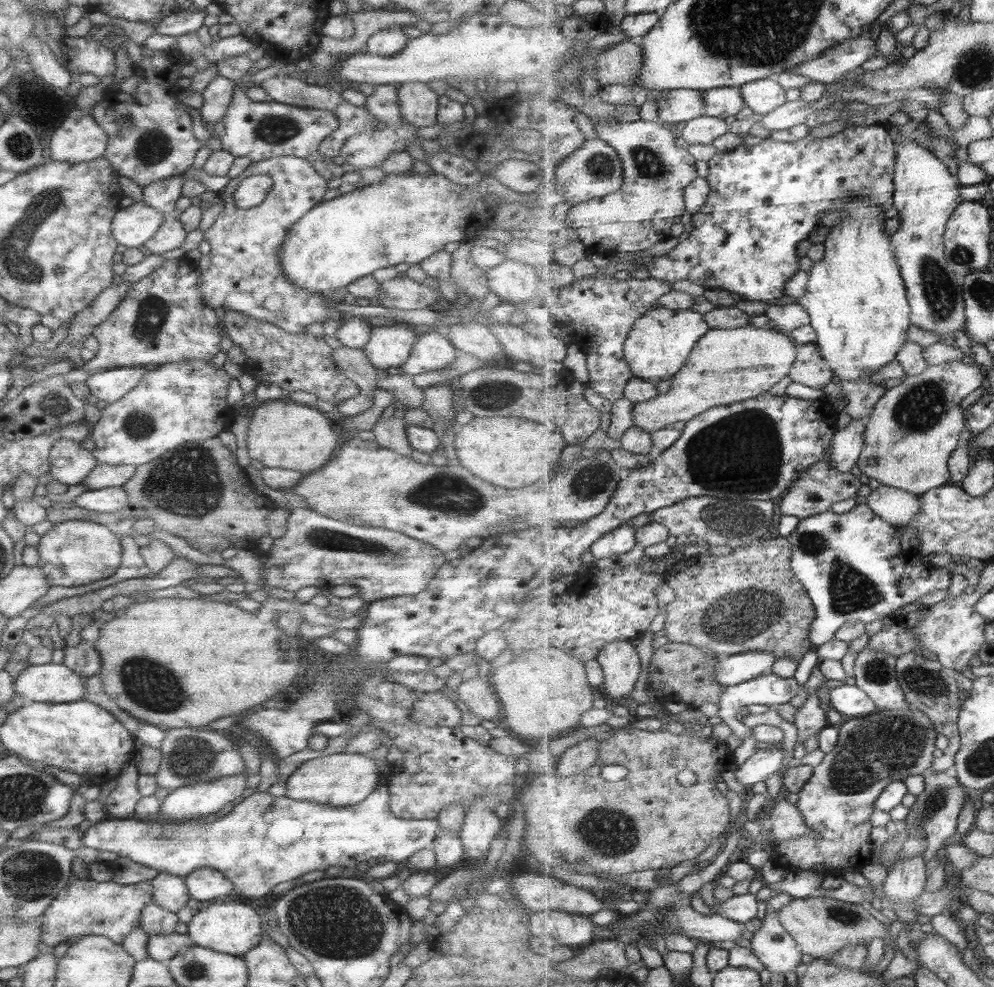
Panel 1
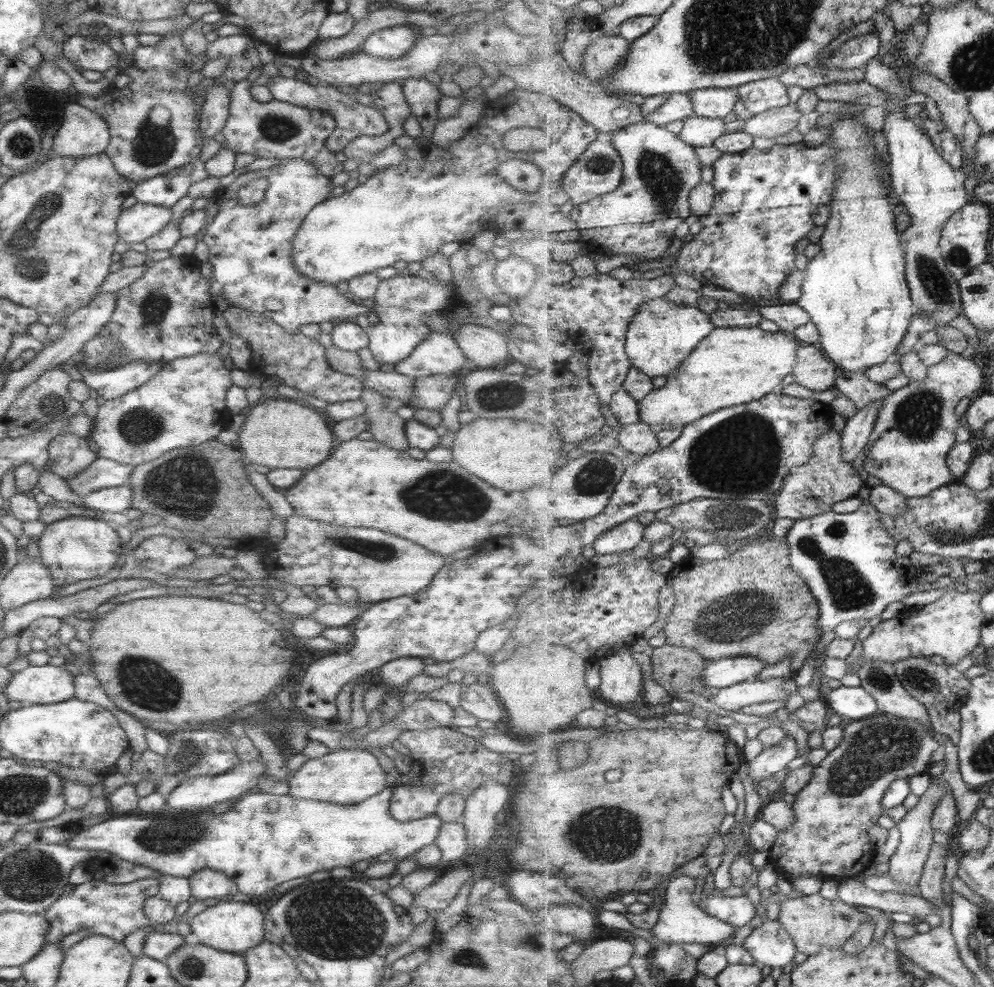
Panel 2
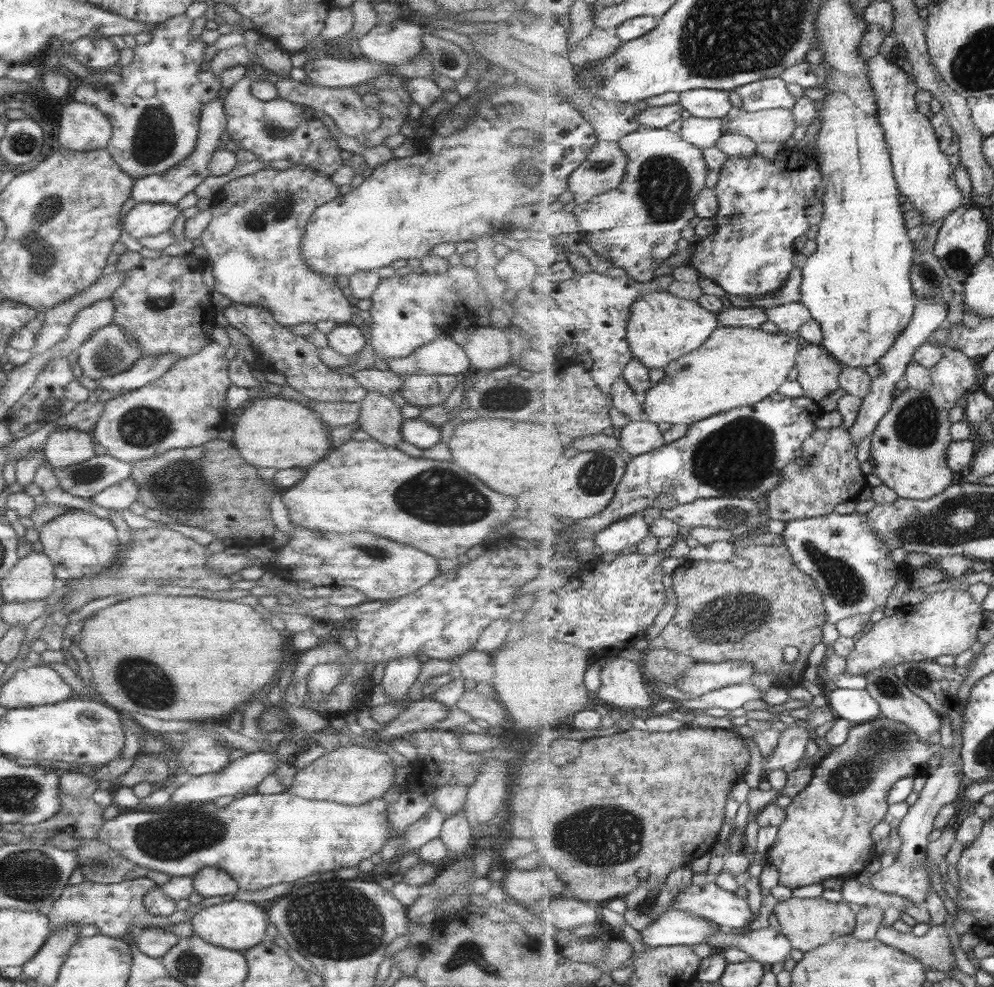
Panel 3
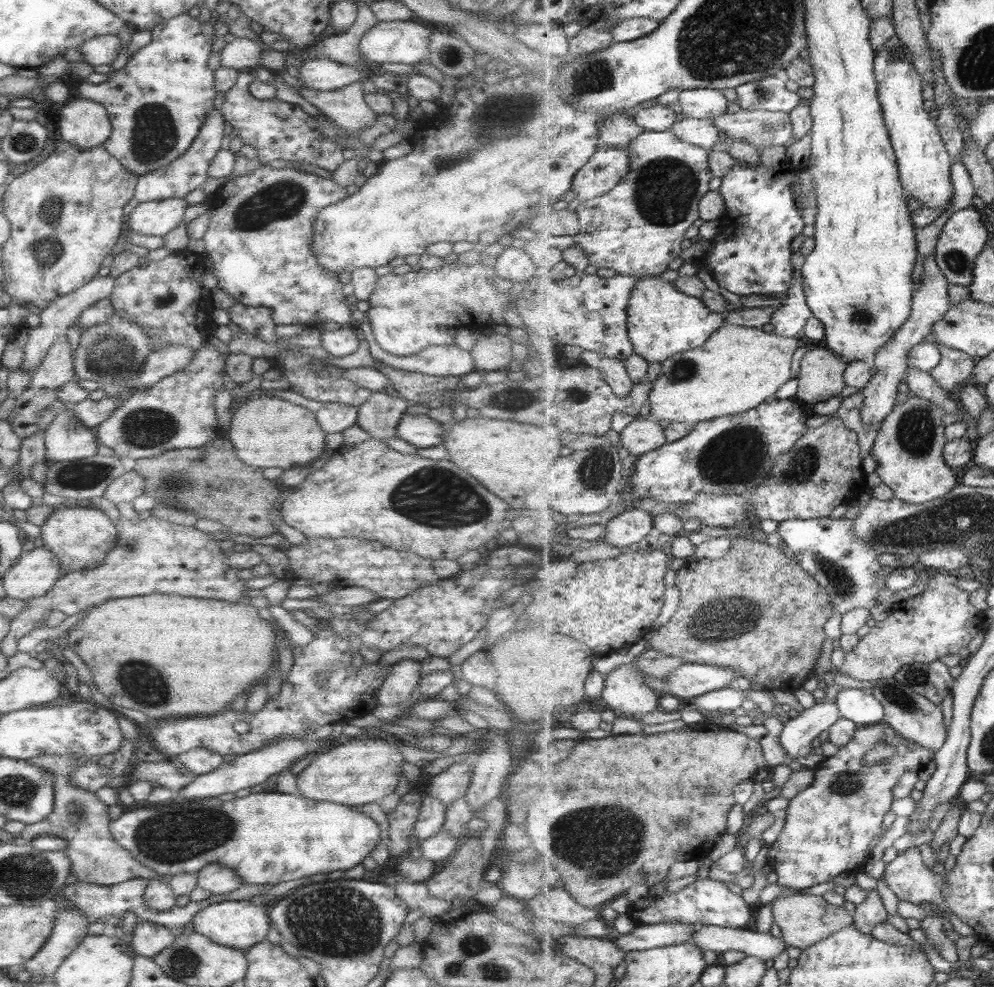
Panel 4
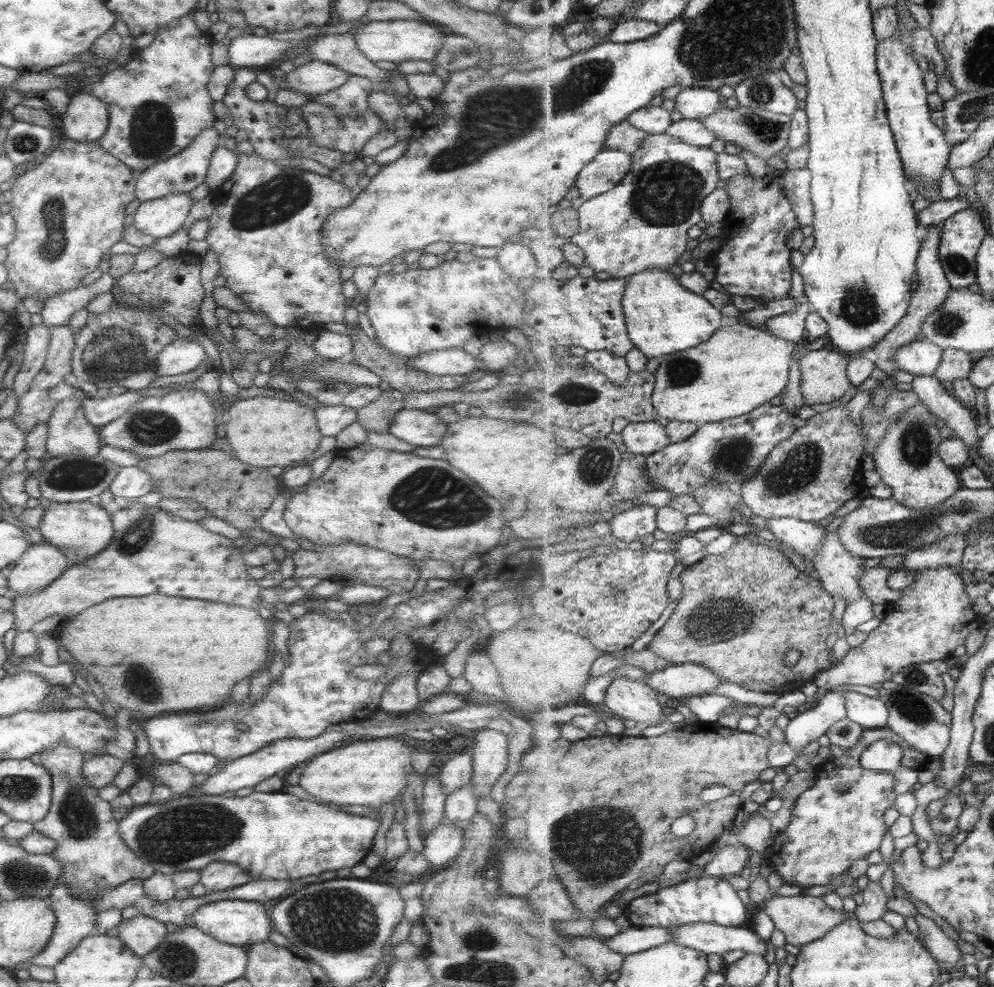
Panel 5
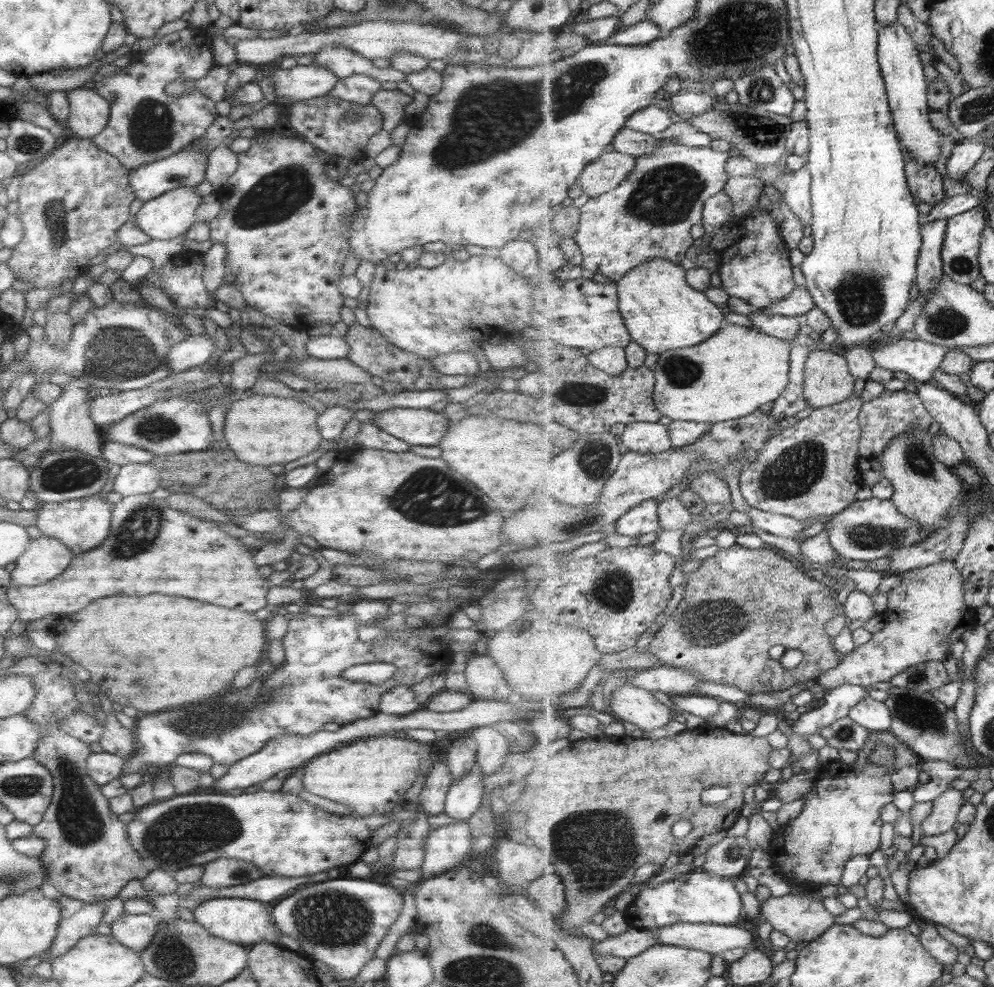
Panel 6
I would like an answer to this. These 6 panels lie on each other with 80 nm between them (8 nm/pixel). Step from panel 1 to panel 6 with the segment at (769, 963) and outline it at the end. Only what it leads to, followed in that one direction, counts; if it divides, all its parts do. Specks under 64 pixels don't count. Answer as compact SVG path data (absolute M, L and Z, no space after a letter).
M677 923L654 929L664 945L695 948L722 956L735 948L755 948L755 936L741 924L691 924Z

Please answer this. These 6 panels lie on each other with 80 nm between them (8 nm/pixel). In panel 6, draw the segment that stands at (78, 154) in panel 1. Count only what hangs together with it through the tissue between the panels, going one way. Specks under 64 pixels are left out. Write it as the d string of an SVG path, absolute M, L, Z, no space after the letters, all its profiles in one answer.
M73 88L65 93L68 115L63 127L66 136L90 139L105 128L109 116L109 103L91 89Z

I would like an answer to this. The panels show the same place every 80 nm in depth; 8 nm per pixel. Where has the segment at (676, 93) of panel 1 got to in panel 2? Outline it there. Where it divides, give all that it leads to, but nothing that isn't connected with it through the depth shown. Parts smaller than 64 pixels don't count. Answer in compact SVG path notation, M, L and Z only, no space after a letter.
M689 93L665 95L666 101L646 117L649 122L658 125L671 124L675 120L685 121L696 115L696 108Z

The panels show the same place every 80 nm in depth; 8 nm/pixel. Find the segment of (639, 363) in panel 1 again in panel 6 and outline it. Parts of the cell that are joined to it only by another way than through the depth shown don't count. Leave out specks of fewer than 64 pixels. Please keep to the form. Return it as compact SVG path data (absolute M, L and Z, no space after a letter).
M654 259L628 272L617 283L620 311L635 342L646 348L647 353L663 355L665 352L693 347L710 339L723 328L723 310L707 297L706 292L695 290L687 284L687 270L679 263Z

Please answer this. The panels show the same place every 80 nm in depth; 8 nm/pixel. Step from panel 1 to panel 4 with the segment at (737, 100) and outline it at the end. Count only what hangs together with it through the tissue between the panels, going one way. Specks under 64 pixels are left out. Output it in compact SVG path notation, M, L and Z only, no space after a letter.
M697 88L680 91L677 107L685 117L715 119L728 112L729 103L721 90Z

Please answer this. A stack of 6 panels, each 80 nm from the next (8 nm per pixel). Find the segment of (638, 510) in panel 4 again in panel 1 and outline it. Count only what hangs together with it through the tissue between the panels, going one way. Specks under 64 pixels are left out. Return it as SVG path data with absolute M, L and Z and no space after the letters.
M621 525L609 534L603 535L591 548L594 558L609 558L609 556L623 557L633 550L637 544L636 528Z

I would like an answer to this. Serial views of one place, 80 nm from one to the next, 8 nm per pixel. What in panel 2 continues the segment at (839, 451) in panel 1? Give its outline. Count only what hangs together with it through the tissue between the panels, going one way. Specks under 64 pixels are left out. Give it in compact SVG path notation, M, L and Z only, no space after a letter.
M878 398L877 402L859 409L853 418L845 420L842 430L843 459L852 461L864 454L865 448L870 445L870 436L883 403L884 398Z

